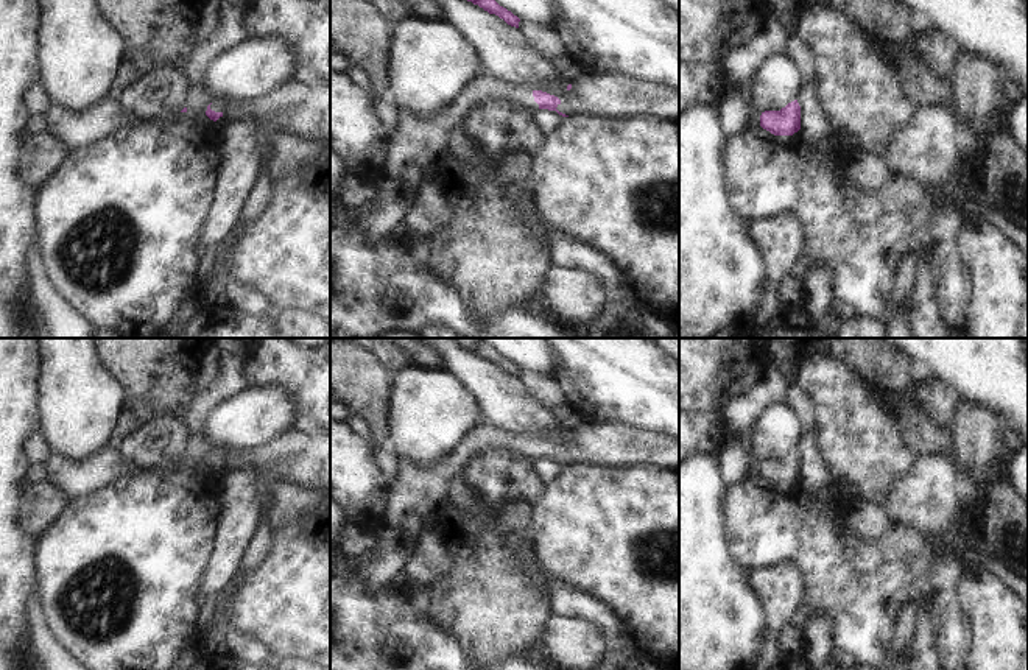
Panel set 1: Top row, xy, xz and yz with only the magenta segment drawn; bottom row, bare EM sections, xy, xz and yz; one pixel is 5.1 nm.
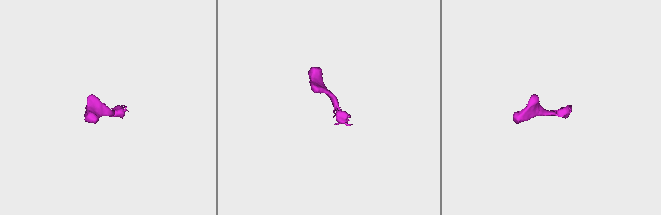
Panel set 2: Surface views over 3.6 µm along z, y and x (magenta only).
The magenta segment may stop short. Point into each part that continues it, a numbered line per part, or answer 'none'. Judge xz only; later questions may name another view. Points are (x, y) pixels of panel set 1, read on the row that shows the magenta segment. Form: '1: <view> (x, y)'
1: xz (597, 94)
2: xz (419, 144)

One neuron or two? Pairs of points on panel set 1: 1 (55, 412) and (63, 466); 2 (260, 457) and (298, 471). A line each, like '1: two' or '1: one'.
1: two
2: one

